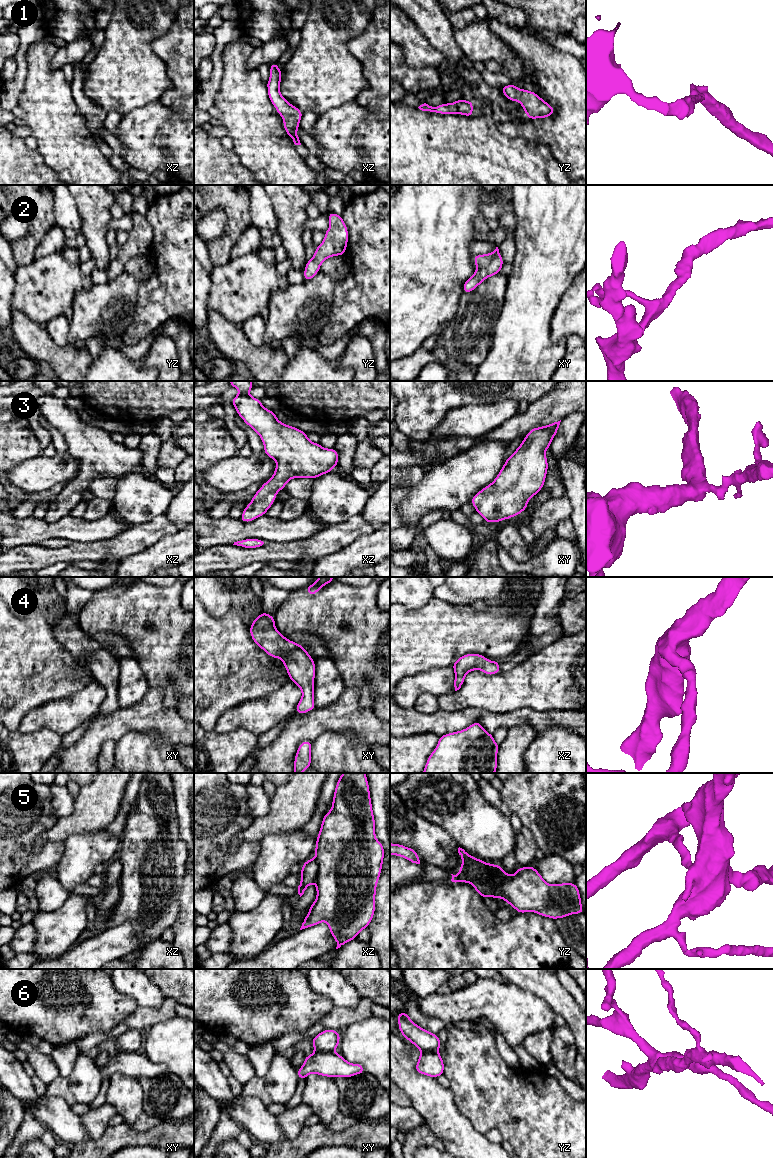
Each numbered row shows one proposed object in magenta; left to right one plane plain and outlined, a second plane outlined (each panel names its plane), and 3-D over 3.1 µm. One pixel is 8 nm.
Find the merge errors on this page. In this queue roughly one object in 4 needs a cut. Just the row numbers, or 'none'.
5, 6

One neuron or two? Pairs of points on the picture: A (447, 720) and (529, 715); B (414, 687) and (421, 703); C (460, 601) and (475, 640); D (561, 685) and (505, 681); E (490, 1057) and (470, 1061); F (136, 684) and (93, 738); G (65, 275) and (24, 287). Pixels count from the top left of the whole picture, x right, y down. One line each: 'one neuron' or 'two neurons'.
A: one neuron
B: two neurons
C: two neurons
D: one neuron
E: one neuron
F: two neurons
G: one neuron

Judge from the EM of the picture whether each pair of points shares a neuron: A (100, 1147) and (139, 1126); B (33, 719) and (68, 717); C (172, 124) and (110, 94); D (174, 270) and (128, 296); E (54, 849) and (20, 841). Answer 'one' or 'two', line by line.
A: two
B: one
C: two
D: two
E: one

